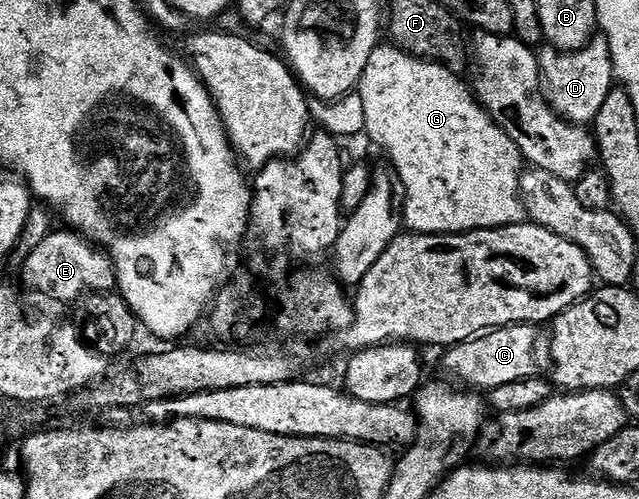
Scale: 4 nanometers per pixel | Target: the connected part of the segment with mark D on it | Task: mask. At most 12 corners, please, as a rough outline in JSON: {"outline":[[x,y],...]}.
{"outline":[[604,35],[539,59],[549,106],[592,124],[615,89]]}

